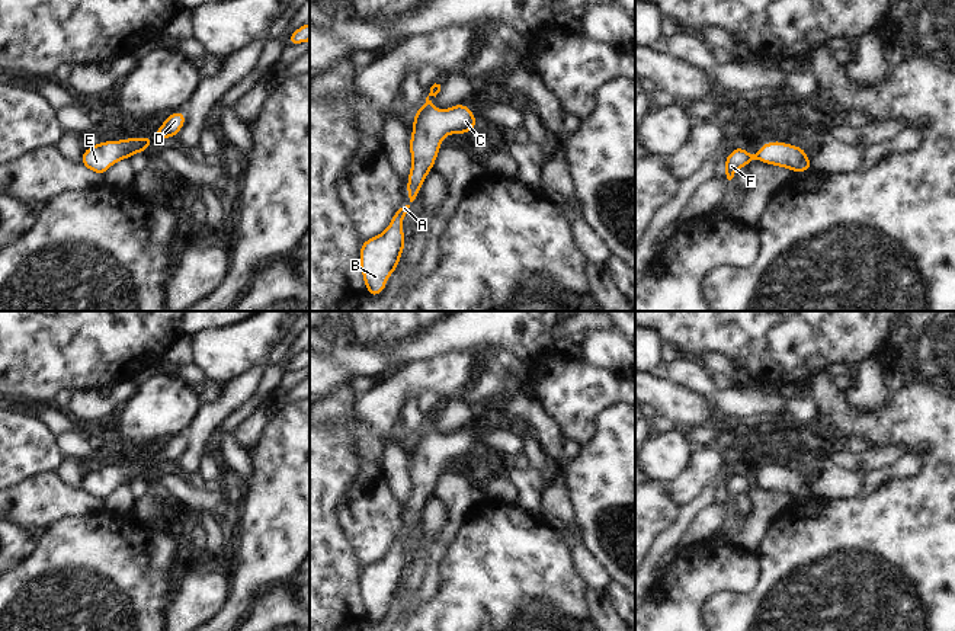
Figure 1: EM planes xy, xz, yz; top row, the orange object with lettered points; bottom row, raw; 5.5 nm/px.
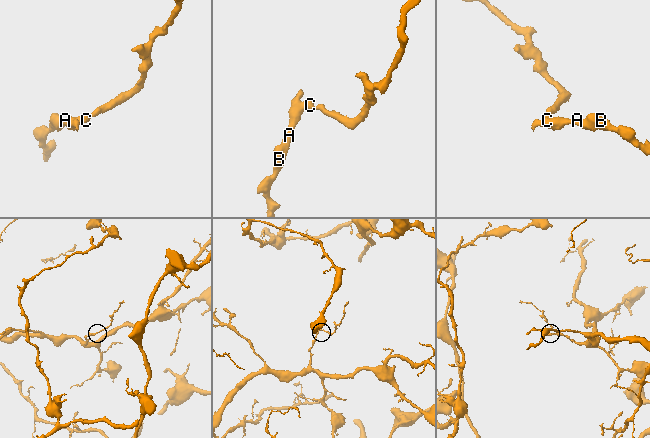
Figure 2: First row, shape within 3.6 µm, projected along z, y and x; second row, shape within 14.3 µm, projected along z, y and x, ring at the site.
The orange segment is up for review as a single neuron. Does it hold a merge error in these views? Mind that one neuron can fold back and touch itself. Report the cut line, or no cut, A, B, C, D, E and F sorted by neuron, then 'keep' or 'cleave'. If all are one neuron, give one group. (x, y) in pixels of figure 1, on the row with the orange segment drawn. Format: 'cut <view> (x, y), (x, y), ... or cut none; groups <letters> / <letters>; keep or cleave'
cut none; groups A B C D E F; keep

